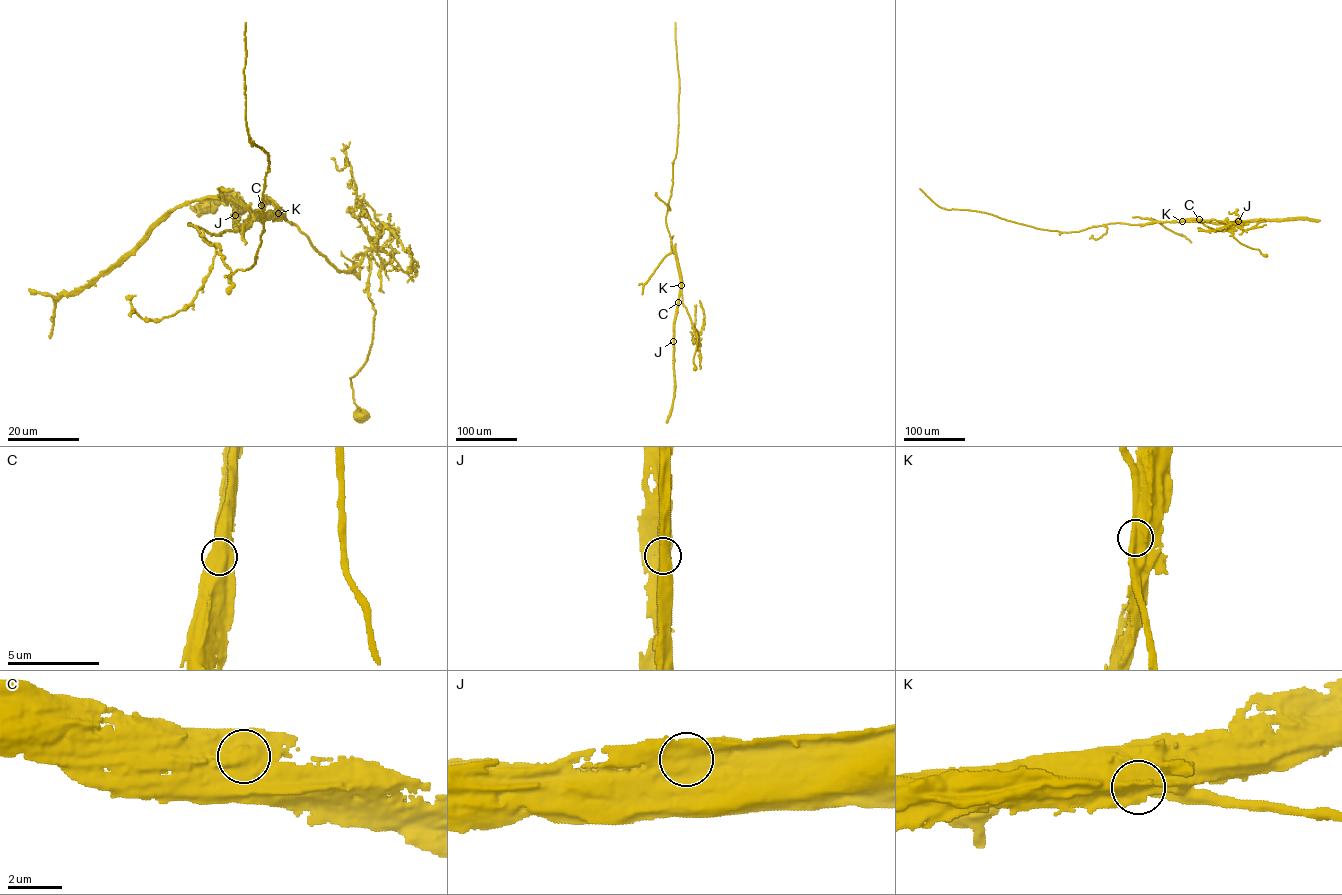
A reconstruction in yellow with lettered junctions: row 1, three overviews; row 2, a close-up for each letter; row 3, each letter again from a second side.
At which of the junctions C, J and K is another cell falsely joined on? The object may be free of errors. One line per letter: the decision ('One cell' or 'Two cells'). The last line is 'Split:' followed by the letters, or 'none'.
C: One cell
J: One cell
K: Two cells
Split: K

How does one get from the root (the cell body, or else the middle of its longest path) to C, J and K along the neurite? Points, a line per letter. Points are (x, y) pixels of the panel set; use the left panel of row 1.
C: (362, 417), (351, 377), (366, 362), (372, 342), (371, 250), (350, 272), (341, 272), (273, 203), (261, 204)
J: (362, 417), (351, 377), (372, 342), (371, 250), (341, 272), (273, 203), (246, 224), (235, 215)
K: (362, 417), (351, 377), (366, 362), (372, 342), (371, 250), (350, 272), (341, 272), (278, 213)

